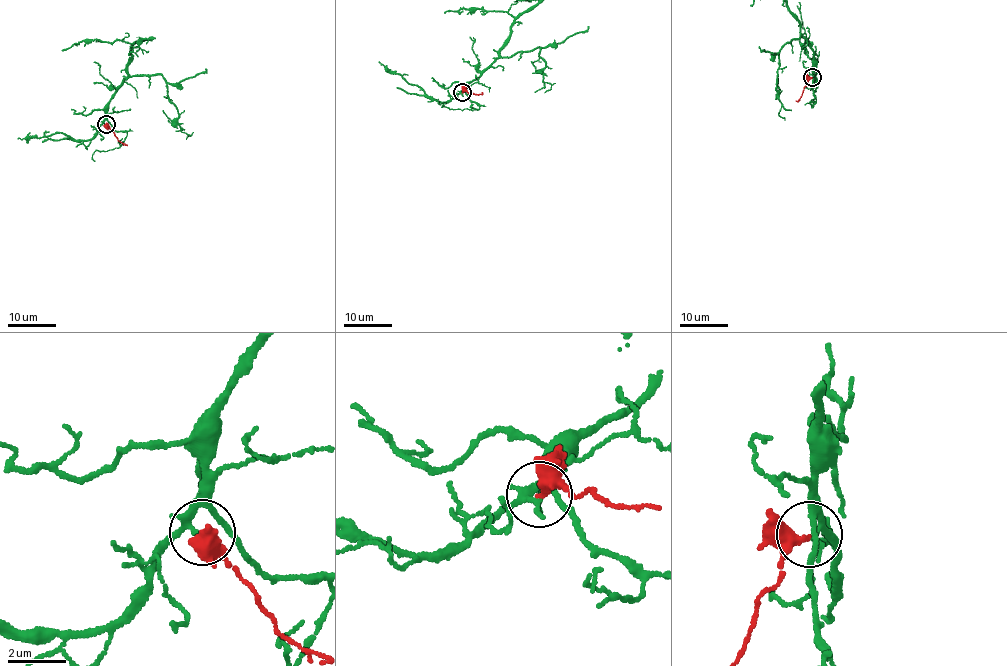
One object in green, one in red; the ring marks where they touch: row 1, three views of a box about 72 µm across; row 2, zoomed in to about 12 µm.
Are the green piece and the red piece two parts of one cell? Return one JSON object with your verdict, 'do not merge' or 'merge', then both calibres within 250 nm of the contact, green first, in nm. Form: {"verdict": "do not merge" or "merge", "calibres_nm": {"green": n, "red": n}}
{"verdict": "merge", "calibres_nm": {"green": 150, "red": 280}}

